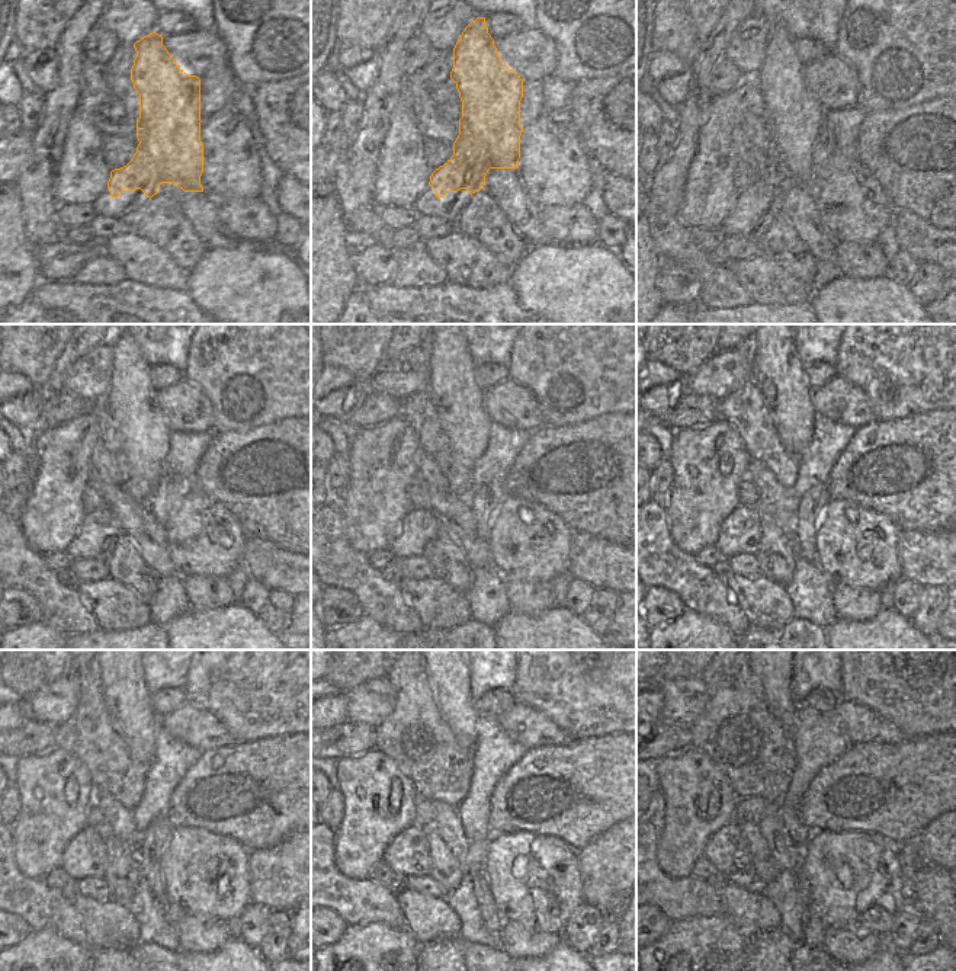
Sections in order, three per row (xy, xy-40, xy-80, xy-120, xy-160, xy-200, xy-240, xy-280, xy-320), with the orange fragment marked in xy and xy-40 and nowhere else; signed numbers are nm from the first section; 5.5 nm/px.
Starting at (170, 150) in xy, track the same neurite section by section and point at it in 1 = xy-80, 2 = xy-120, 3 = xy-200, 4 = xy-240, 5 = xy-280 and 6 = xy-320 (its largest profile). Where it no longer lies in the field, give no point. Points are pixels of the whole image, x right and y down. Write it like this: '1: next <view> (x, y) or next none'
1: next xy-80 (794, 115)
2: next xy-120 (131, 401)
3: next xy-200 (778, 371)
4: next xy-240 (127, 698)
5: next xy-280 (449, 679)
6: next xy-320 (775, 679)

